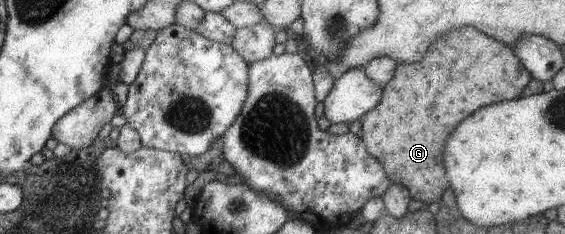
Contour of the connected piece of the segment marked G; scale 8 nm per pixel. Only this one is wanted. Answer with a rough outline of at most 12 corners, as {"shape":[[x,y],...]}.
{"shape":[[474,27],[402,63],[358,119],[411,199],[441,203],[458,121],[533,78]]}

